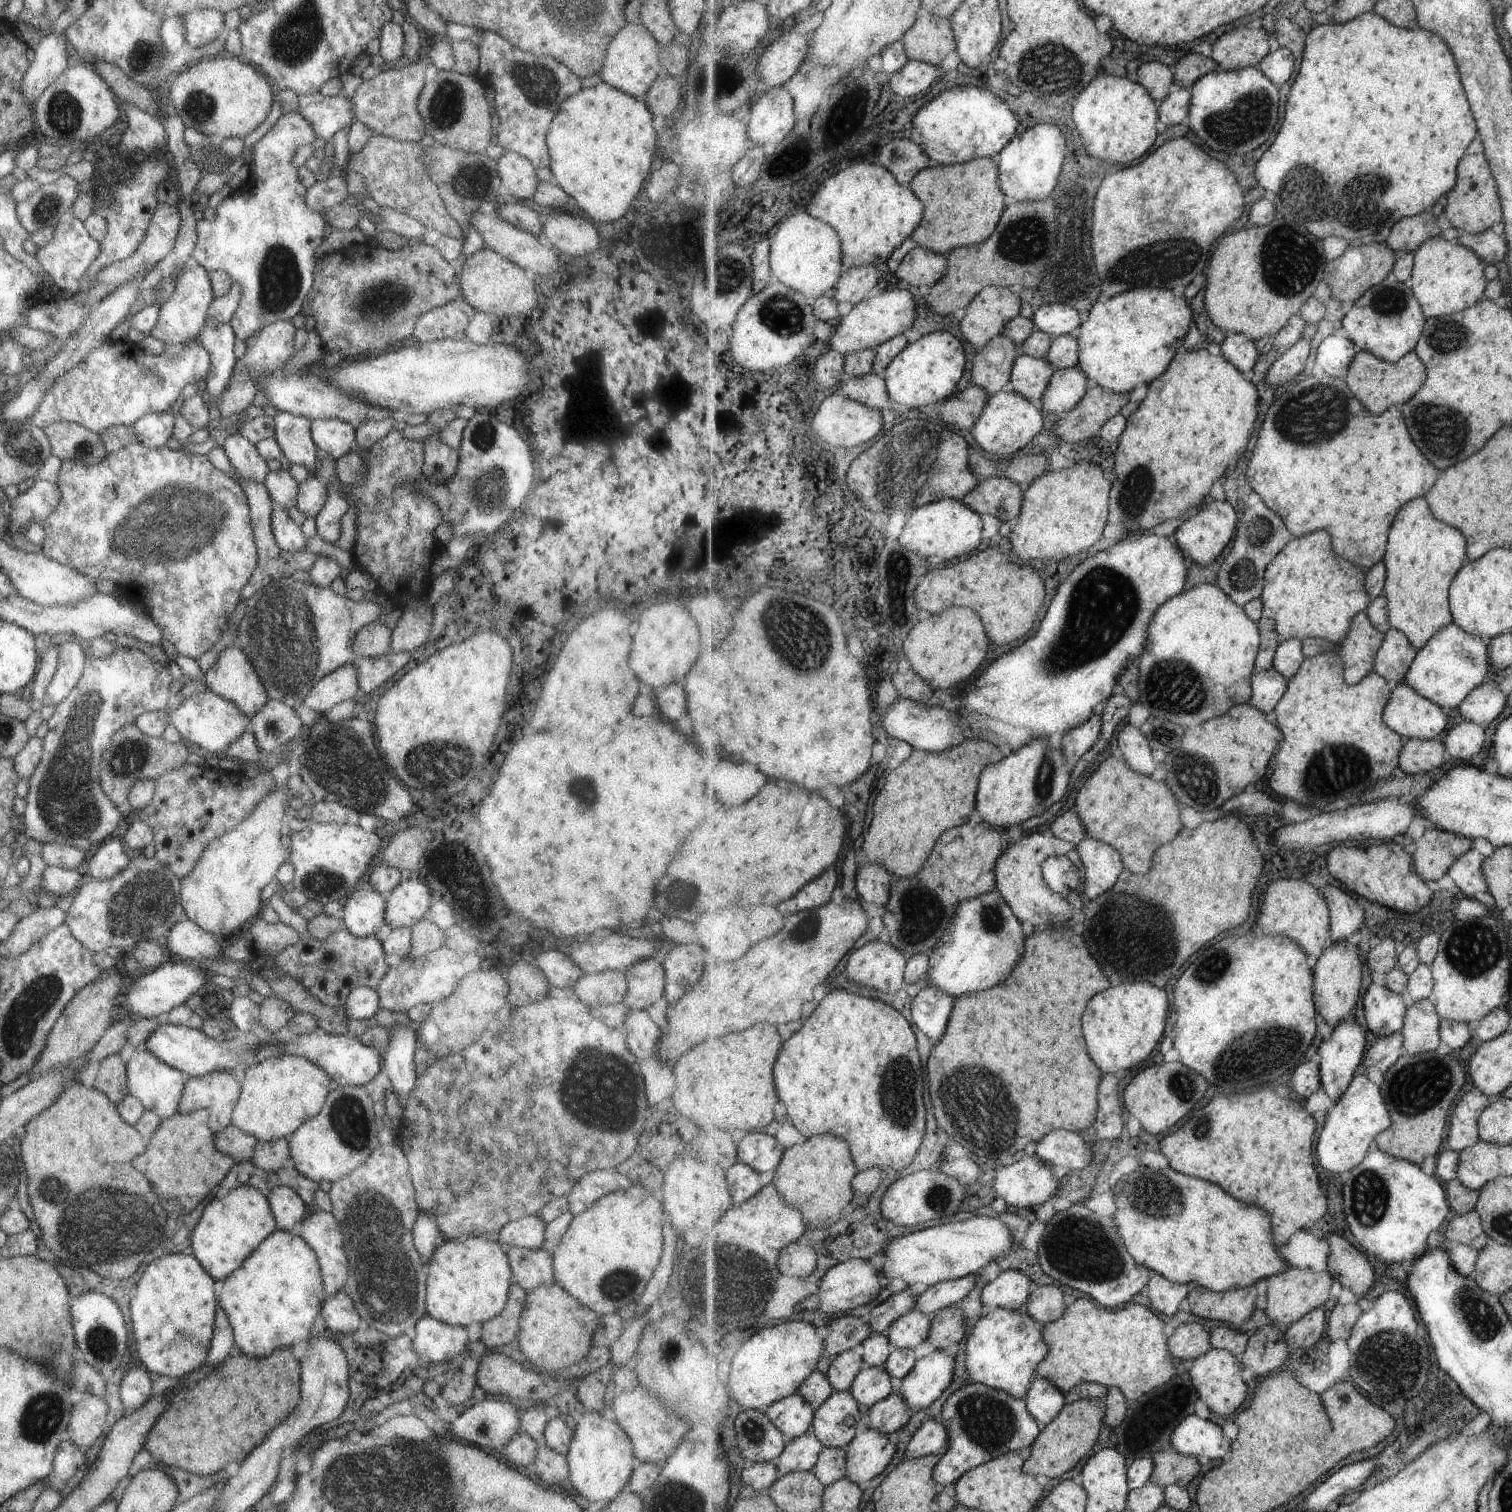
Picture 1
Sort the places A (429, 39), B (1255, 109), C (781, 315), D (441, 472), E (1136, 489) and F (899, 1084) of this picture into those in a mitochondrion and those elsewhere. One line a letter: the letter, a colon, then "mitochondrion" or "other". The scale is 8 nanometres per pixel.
A: other
B: mitochondrion
C: mitochondrion
D: mitochondrion
E: mitochondrion
F: mitochondrion

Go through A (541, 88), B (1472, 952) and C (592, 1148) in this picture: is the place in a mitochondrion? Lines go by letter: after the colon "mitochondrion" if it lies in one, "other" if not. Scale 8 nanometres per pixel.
A: mitochondrion
B: mitochondrion
C: other

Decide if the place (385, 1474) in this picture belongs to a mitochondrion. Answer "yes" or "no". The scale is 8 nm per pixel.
yes

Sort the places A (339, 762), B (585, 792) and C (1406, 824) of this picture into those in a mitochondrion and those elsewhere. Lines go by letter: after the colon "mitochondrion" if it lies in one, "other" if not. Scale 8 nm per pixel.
A: mitochondrion
B: mitochondrion
C: other

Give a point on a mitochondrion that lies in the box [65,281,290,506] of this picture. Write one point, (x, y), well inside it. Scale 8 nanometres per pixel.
(84, 451)

